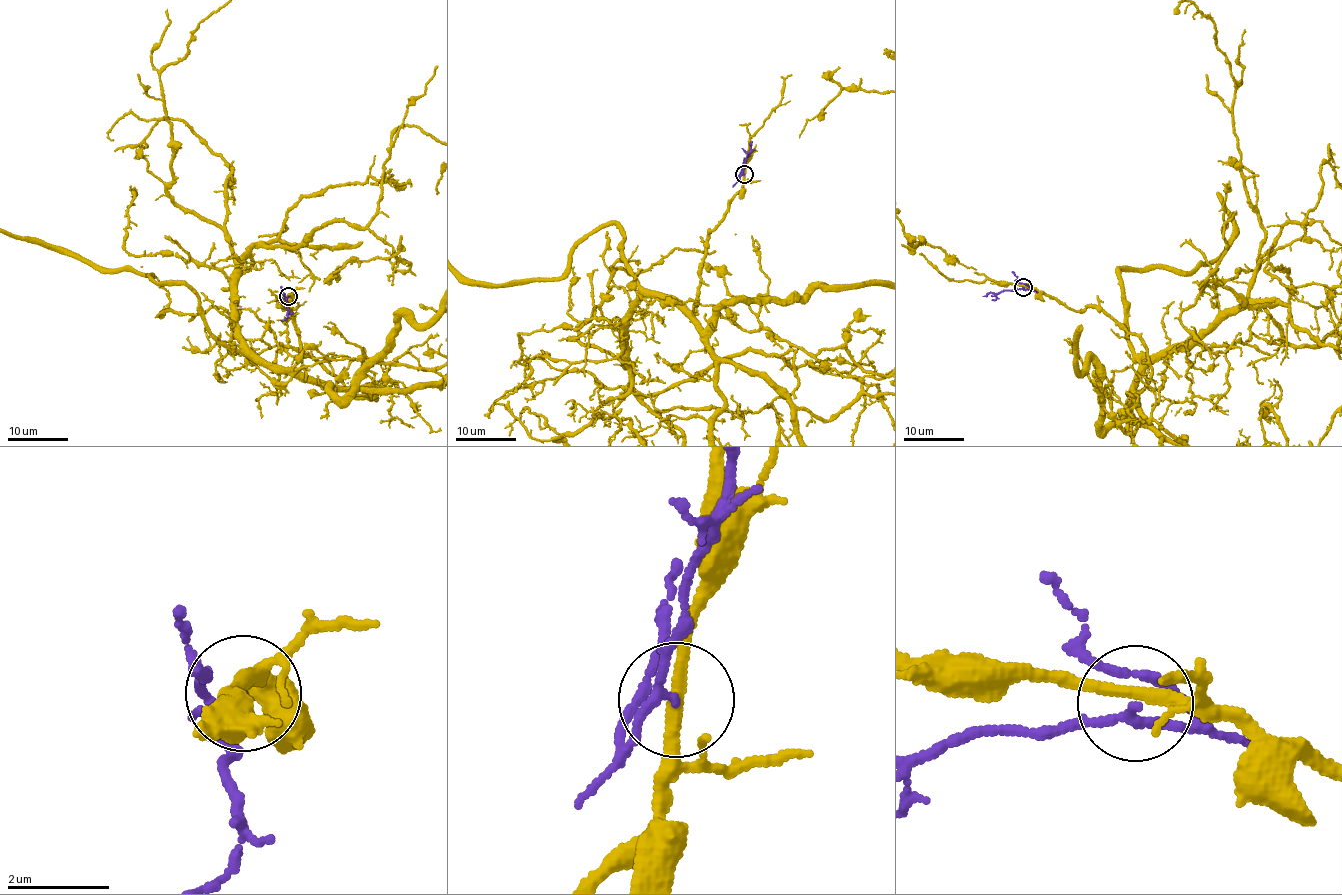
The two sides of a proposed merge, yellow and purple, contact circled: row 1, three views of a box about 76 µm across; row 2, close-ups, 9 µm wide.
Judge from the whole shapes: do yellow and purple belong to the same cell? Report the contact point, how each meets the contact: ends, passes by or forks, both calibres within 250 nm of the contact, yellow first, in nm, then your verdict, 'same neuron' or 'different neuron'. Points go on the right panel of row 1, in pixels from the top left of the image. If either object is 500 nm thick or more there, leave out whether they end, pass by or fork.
(1023, 287) | yellow passes by | purple passes by | 240/140 nm | different neuron

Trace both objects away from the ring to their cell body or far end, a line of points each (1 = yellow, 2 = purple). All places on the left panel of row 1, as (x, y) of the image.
1: (288, 296), (278, 300), (298, 360), (259, 364), (210, 332), (183, 284), (93, 267)
2: (288, 296), (285, 304), (288, 318)

